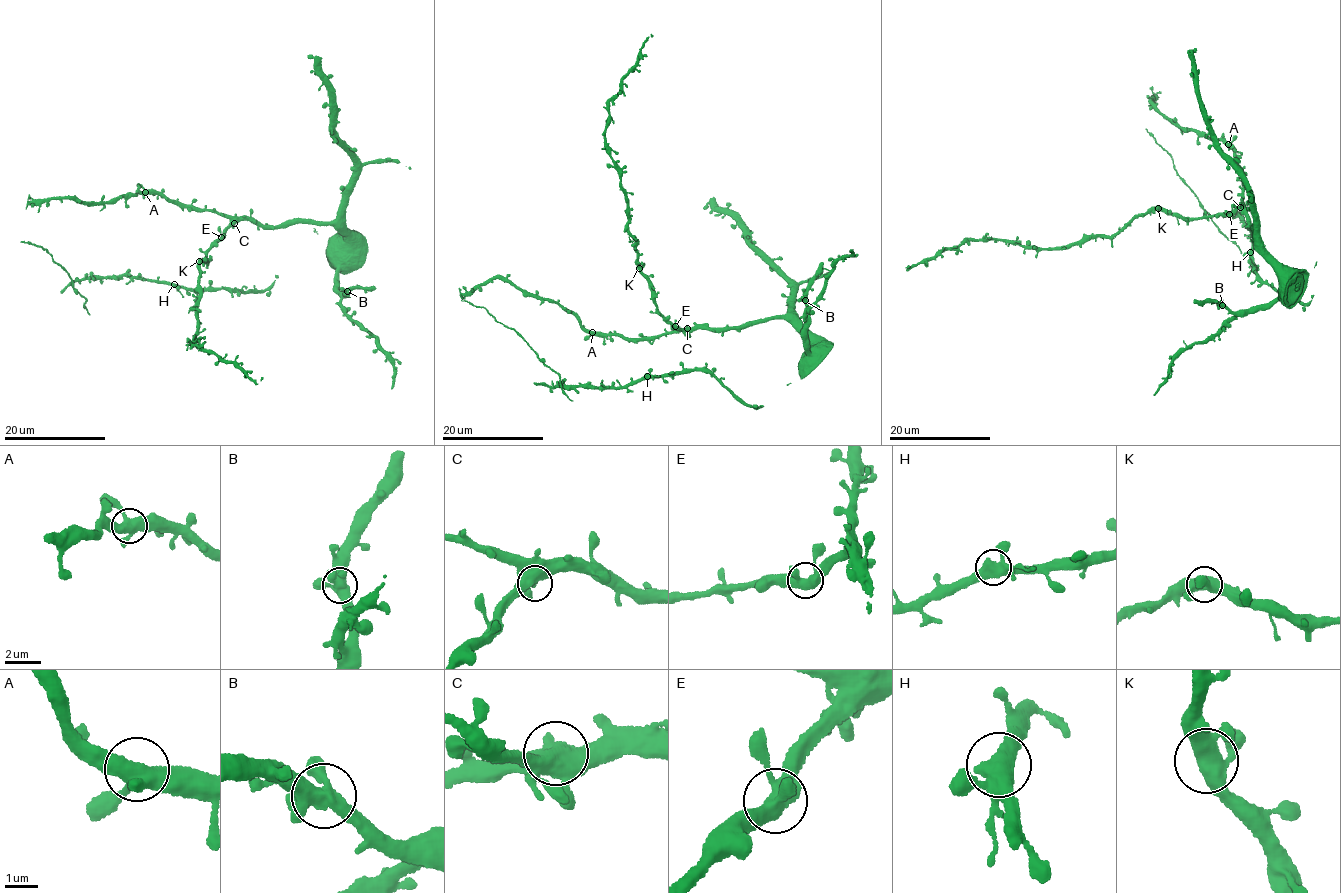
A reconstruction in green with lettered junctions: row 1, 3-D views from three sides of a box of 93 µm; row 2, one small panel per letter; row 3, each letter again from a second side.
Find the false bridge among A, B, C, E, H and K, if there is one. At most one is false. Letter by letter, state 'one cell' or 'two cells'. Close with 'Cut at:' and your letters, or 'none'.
A: one cell
B: one cell
C: one cell
E: one cell
H: one cell
K: one cell
Cut at: none

